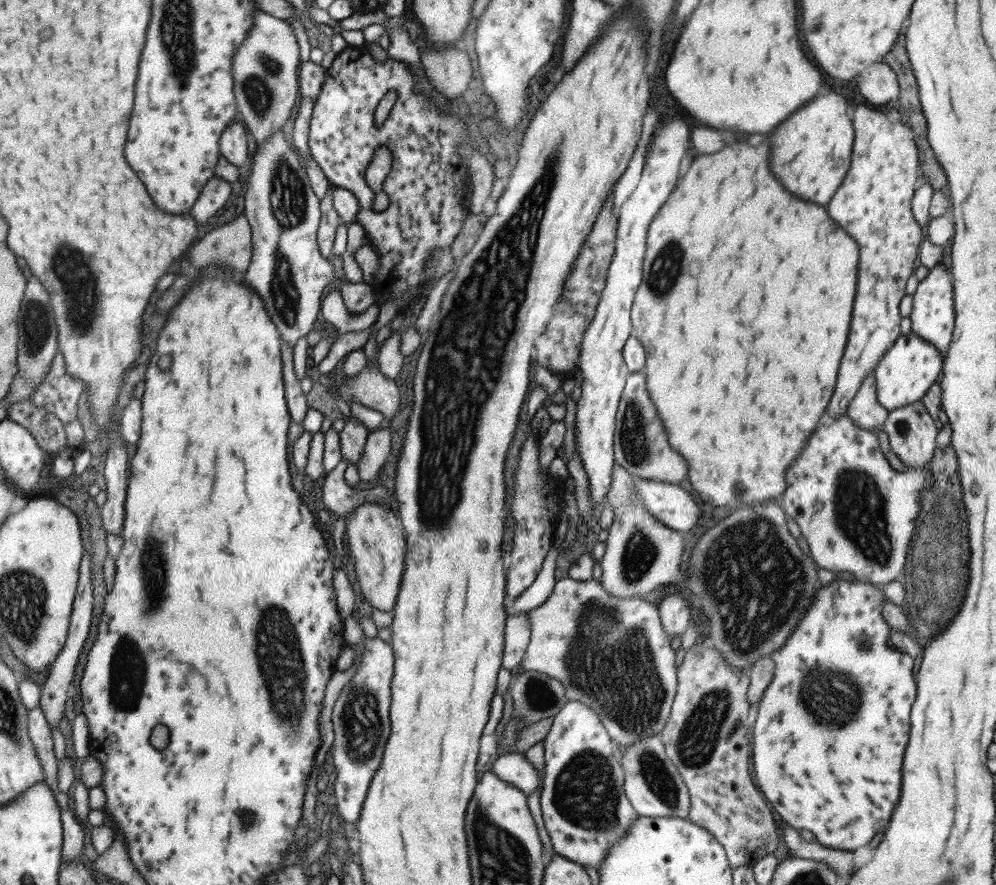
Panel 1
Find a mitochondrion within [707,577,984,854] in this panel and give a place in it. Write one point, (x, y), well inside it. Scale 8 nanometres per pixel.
(832, 698)

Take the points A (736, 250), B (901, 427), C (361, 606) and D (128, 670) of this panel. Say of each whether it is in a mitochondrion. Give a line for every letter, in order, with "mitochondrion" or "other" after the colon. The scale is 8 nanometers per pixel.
A: other
B: mitochondrion
C: other
D: mitochondrion

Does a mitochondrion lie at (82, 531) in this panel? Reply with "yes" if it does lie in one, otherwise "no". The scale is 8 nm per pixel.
no

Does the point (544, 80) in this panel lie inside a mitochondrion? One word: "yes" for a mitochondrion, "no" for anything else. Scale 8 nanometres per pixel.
no

